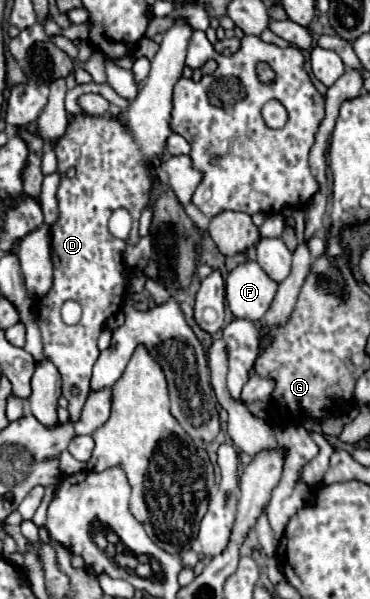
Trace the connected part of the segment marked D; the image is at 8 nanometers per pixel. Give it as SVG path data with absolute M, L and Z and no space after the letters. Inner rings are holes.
M174 24L164 34L160 50L152 60L152 70L150 70L148 78L142 82L142 90L140 90L138 98L132 102L132 108L122 112L118 118L114 118L114 116L94 118L94 116L78 114L56 146L58 172L62 174L62 182L58 188L60 216L58 216L58 222L52 226L52 250L50 250L52 262L54 262L54 286L50 288L50 292L44 298L36 300L36 314L38 314L38 322L40 322L40 330L42 330L46 356L60 370L62 394L70 402L68 410L70 410L72 420L78 420L78 416L82 412L82 404L86 402L86 396L90 392L90 388L88 388L90 368L94 366L94 362L98 358L96 340L98 340L100 332L104 330L106 318L116 314L122 306L122 296L126 290L126 270L124 270L122 254L128 244L138 242L138 218L140 218L140 212L144 210L144 206L148 204L150 184L152 184L146 164L152 160L152 156L162 156L166 138L172 134L172 130L170 130L172 90L174 90L174 84L178 82L178 78L182 76L182 68L184 68L184 60L186 60L186 44L188 44L190 36L192 36L192 32L190 32L190 28L186 28L186 24ZM68 168L76 168L74 178L64 176L64 172ZM116 208L126 208L132 216L132 230L126 240L118 240L118 238L110 236L110 230L108 230L110 214ZM66 300L80 302L80 306L84 310L82 320L74 326L64 324L60 318L60 308ZM72 386L78 388L78 394L70 392Z

